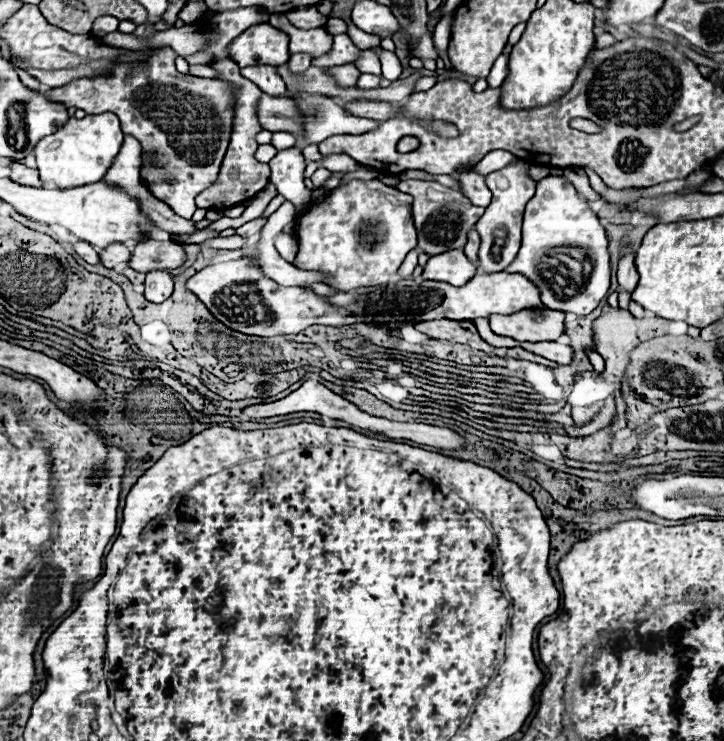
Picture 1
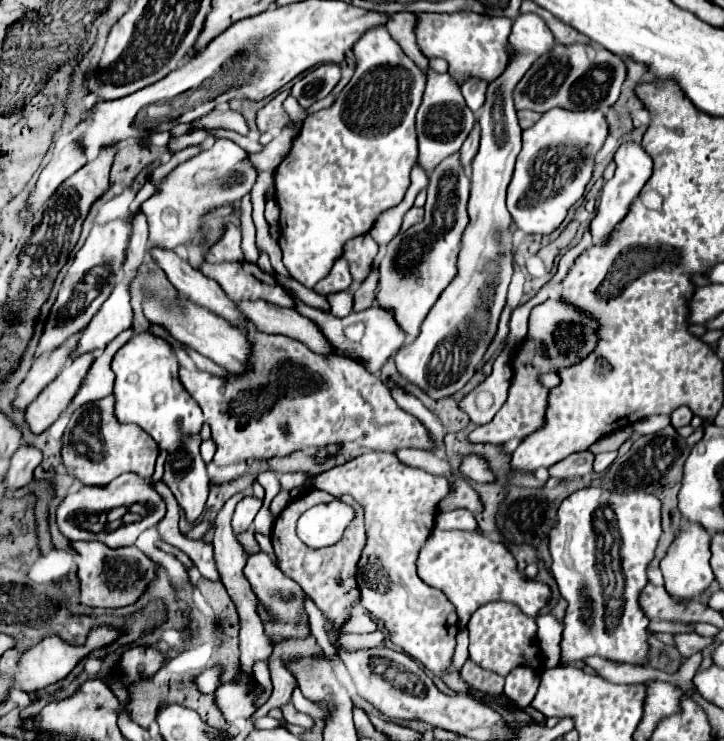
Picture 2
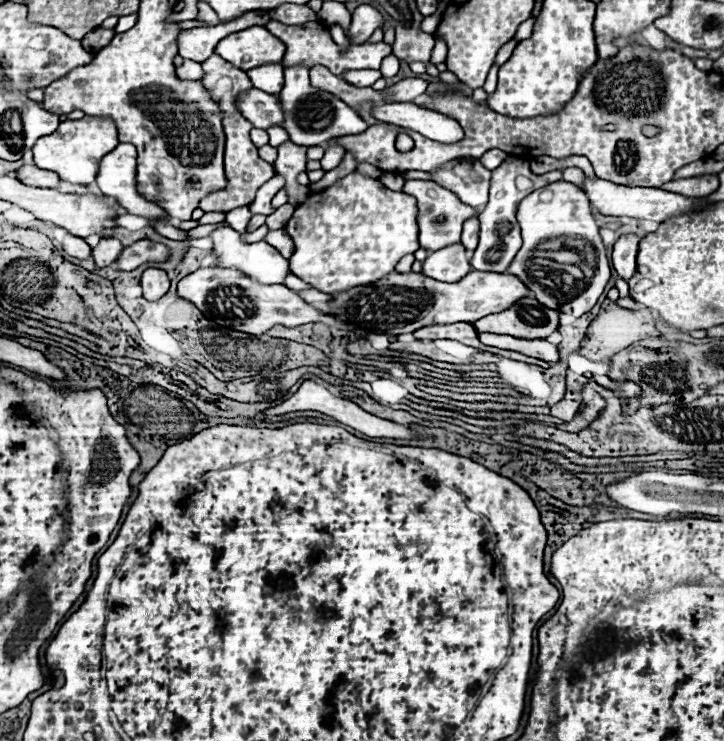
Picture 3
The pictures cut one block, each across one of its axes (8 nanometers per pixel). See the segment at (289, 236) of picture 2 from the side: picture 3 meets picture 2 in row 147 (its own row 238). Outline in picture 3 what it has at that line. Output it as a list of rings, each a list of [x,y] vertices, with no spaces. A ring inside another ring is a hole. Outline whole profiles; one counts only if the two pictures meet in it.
[[[352,172],[324,192],[308,196],[308,200],[294,210],[294,216],[286,224],[286,232],[296,244],[296,250],[290,258],[290,270],[324,294],[338,294],[354,286],[374,284],[386,274],[394,272],[394,266],[402,256],[420,248],[416,214],[418,210],[414,196],[388,190],[382,182]]]

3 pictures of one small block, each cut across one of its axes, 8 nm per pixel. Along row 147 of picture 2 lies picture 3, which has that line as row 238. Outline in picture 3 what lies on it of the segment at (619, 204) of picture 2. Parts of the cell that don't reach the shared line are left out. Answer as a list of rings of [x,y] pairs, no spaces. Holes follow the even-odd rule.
[[[626,234],[620,236],[620,240],[614,244],[614,252],[612,252],[612,264],[616,274],[622,280],[630,280],[636,274],[636,254],[638,254],[638,236]]]

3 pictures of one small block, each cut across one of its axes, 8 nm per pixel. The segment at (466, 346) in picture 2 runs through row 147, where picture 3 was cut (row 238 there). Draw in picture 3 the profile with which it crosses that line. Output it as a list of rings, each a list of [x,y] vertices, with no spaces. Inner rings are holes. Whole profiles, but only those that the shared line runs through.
[[[506,160],[492,172],[490,202],[486,204],[486,208],[478,216],[478,220],[480,220],[480,244],[478,244],[478,248],[474,252],[474,258],[472,258],[474,270],[506,272],[506,268],[510,266],[510,262],[514,260],[516,252],[522,246],[520,226],[518,226],[518,220],[516,220],[518,204],[528,194],[532,194],[536,188],[542,188],[542,186],[554,182],[554,180],[562,180],[562,170],[554,170],[554,172],[536,176],[536,174],[530,172],[530,164],[526,160]]]

